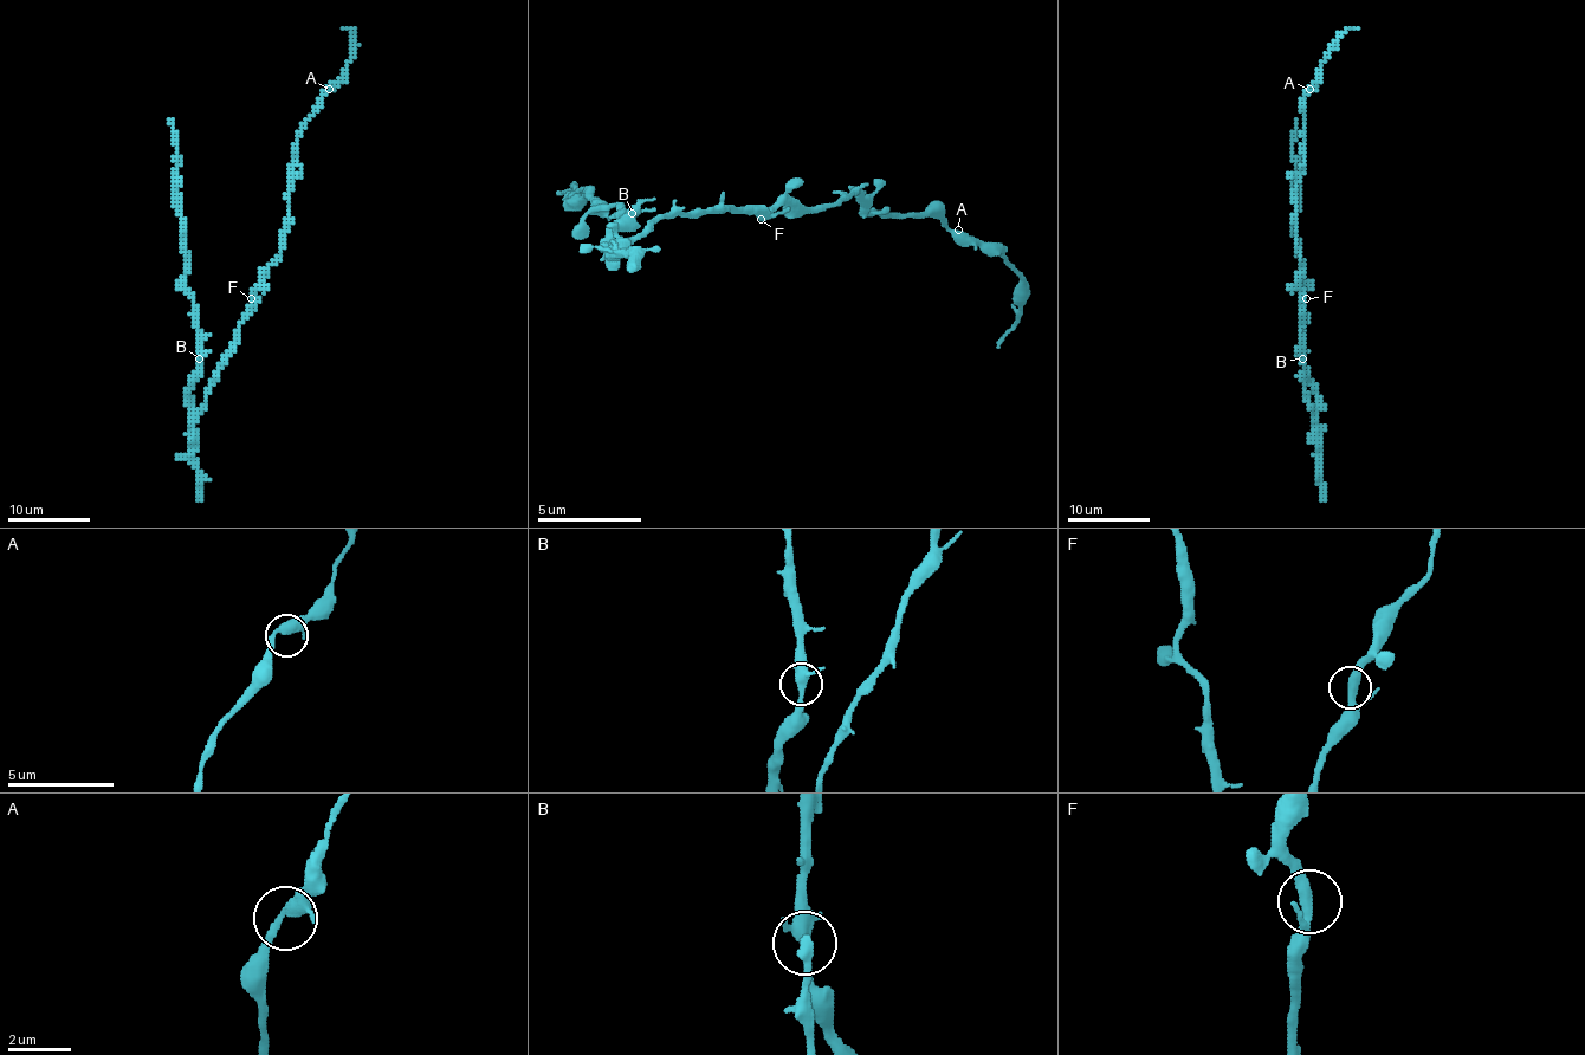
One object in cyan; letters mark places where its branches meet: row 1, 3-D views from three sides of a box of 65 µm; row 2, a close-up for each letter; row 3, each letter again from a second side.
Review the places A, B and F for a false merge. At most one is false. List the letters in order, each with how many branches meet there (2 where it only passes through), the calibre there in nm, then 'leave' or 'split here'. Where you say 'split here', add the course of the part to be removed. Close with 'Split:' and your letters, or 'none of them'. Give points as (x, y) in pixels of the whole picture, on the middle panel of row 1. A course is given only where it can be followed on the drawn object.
A: 3 branches meet; 320 nm thick; leave
B: 3 branches meet; 320 nm thick; leave
F: 3 branches meet; 300 nm thick; leave
Split: none of them

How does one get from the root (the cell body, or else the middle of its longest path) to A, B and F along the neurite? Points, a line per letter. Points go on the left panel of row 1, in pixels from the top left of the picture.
A: (230, 348), (251, 305), (251, 292), (282, 253), (296, 135), (329, 89)
B: (230, 348), (207, 394), (207, 405), (194, 413), (191, 408), (191, 381), (199, 358)
F: (230, 348), (251, 298)

